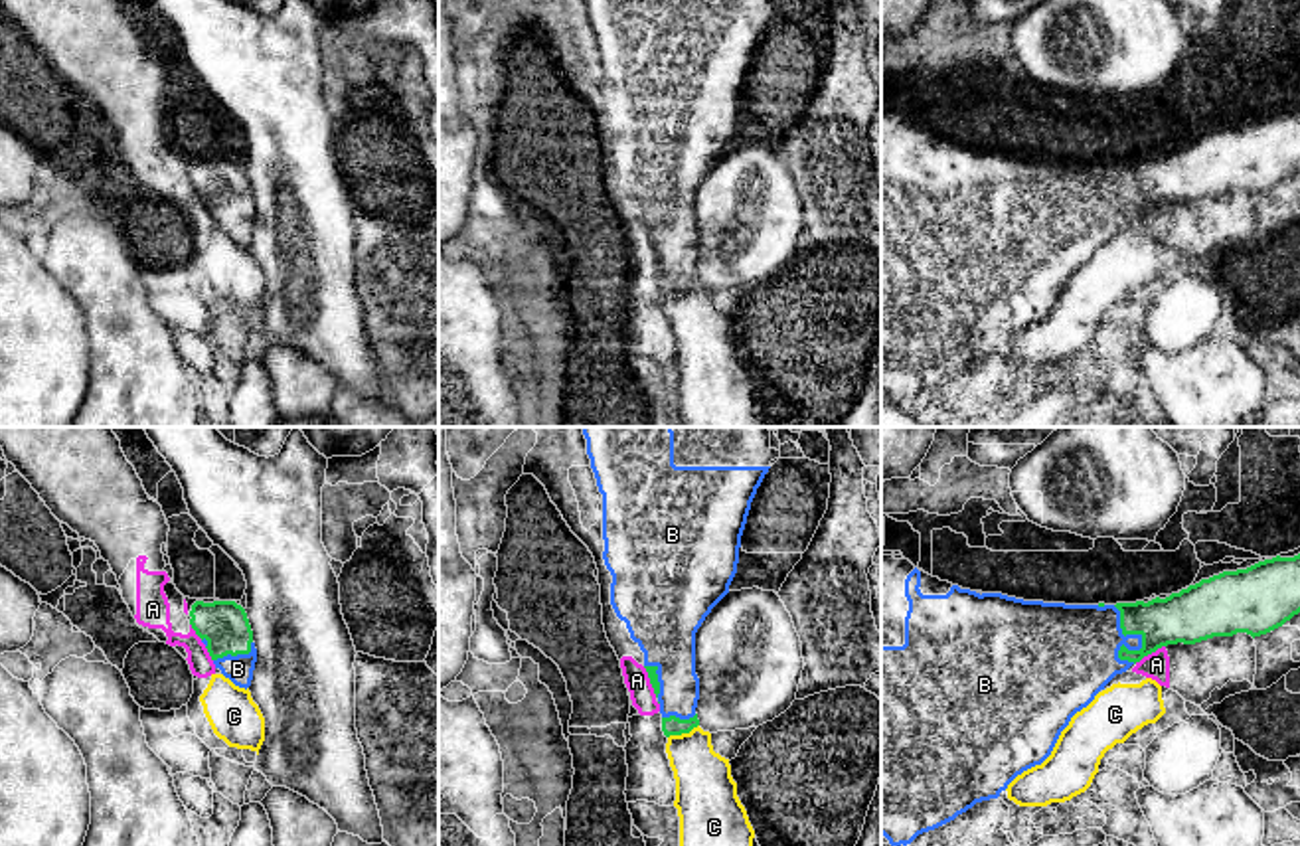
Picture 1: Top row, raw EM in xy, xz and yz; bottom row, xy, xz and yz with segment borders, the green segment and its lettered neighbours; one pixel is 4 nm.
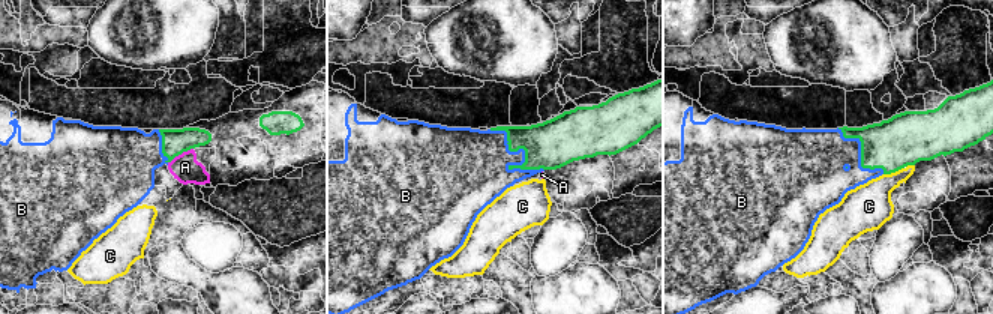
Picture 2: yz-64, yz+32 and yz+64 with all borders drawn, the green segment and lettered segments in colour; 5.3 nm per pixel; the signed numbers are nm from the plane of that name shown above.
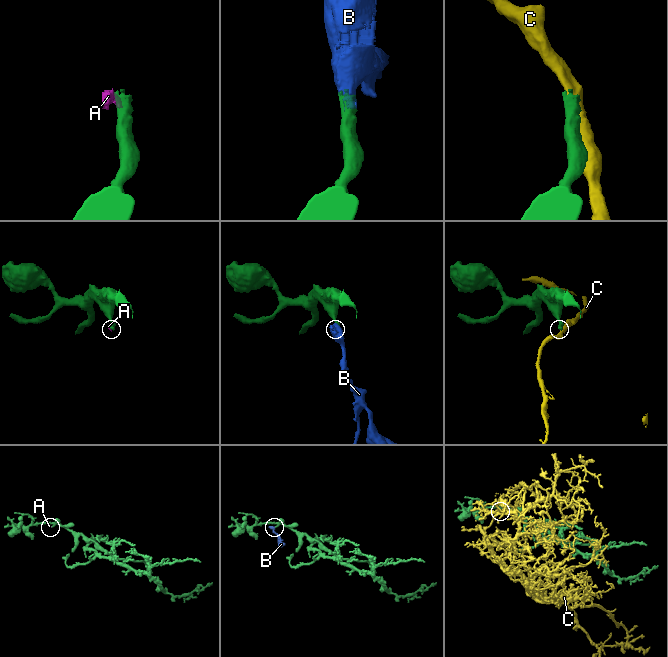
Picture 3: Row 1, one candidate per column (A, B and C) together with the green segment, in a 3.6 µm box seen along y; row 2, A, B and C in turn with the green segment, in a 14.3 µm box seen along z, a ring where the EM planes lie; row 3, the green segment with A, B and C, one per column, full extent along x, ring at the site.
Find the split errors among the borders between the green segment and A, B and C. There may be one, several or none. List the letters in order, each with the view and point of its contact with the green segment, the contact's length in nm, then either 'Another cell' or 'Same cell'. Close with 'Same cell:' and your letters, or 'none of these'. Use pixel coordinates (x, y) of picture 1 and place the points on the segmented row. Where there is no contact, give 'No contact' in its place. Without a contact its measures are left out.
A: Touches green at xz (650, 682). Shared border 140 nm. Another cell
B: Touches green at yz (1142, 643). Shared border 260 nm. Same cell
C: Touches green at xz (682, 732). Shared border 140 nm. Another cell
Same cell: B

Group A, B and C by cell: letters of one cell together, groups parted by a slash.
A / B / C

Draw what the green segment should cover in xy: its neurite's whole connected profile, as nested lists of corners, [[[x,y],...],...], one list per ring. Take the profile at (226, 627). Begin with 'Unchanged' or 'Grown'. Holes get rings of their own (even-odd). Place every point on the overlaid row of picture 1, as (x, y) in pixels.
Grown. [[[196,601],[190,625],[205,644],[215,668],[239,688],[249,688],[257,648],[247,613],[235,601]]]

